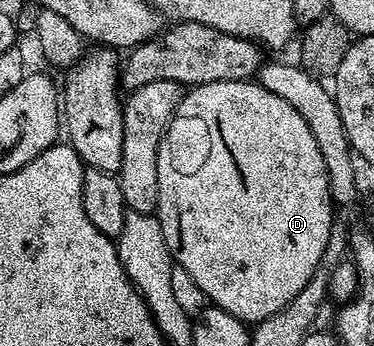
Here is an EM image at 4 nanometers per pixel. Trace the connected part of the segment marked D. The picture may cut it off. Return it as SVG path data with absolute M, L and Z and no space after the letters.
M250 79L209 82L192 87L184 95L175 117L169 122L157 154L157 215L161 222L161 231L165 234L165 246L169 246L172 261L181 269L182 275L184 272L211 299L208 301L214 307L233 314L233 318L248 326L259 324L277 314L283 307L289 306L293 298L304 289L317 270L329 239L333 217L331 191L325 158L321 158L321 150L317 150L317 138L313 138L313 130L305 126L305 118L301 118L301 114L297 114L297 110L293 110L293 106L289 106L285 98L277 98L277 94L265 90L258 82Z

